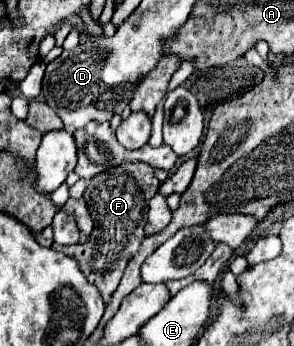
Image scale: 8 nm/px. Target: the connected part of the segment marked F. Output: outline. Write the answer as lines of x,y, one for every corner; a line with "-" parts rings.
124,161
118,167
98,173
86,183
86,191
84,191
84,201
88,203
88,211
92,219
96,221
96,229
92,231
92,237
86,243
78,243
70,247
62,247
56,243
50,245
52,249
62,251
64,255
78,261
80,271
84,273
88,281
96,283
106,303
110,301
114,289
118,287
128,261
132,259
142,239
146,237
144,225
146,225
148,201
156,195
158,187
160,187
160,181
154,175
154,167
140,161
136,163

